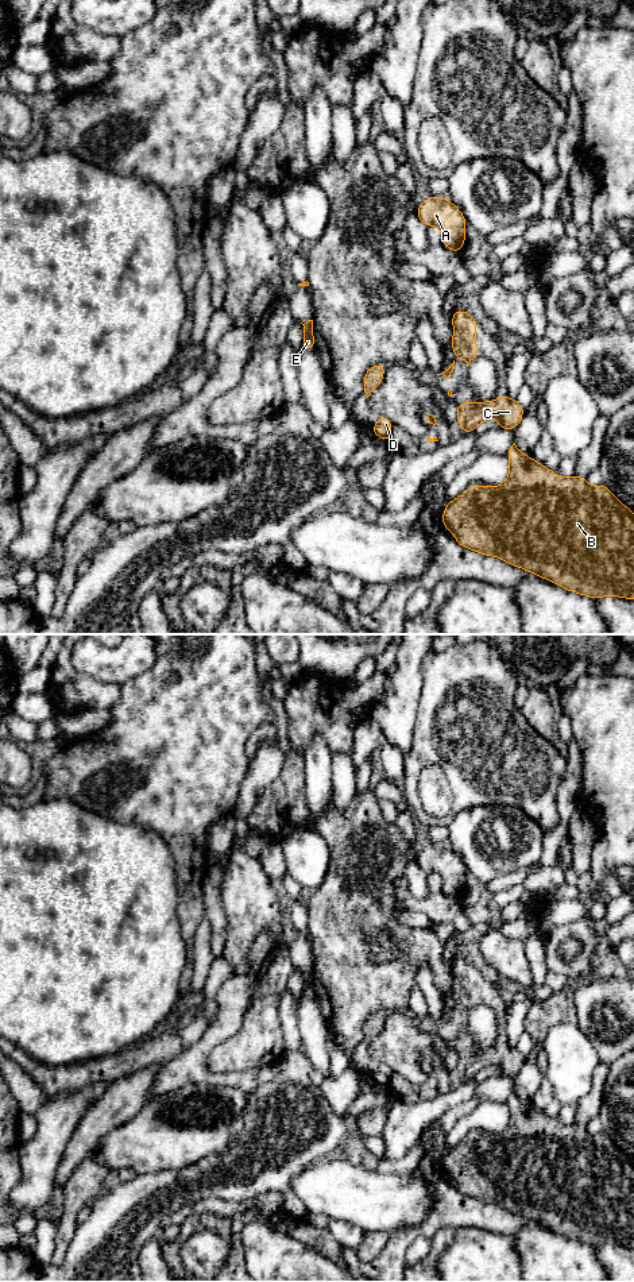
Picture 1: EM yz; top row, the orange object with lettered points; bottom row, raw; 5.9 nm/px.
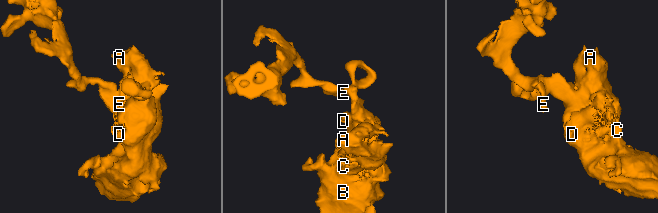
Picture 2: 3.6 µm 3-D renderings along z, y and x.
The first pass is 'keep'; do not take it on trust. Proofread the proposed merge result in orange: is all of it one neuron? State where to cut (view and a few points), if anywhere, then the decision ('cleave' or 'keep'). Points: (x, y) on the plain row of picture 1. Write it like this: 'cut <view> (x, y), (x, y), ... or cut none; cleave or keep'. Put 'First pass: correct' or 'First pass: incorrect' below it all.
cut yz (312, 973), (304, 976); cleave
First pass: incorrect

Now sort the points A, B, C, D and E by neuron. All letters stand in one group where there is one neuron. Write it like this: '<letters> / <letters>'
A B C D / E

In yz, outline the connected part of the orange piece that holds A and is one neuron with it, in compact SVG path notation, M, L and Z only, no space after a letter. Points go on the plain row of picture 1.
M430 843L420 853L417 864L426 874L437 873L441 877L444 895L460 900L467 868L451 847Z

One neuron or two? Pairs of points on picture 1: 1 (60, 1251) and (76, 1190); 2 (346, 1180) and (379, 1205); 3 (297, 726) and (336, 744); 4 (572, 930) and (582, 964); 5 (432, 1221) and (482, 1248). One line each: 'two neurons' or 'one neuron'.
1: one neuron
2: one neuron
3: one neuron
4: one neuron
5: two neurons

